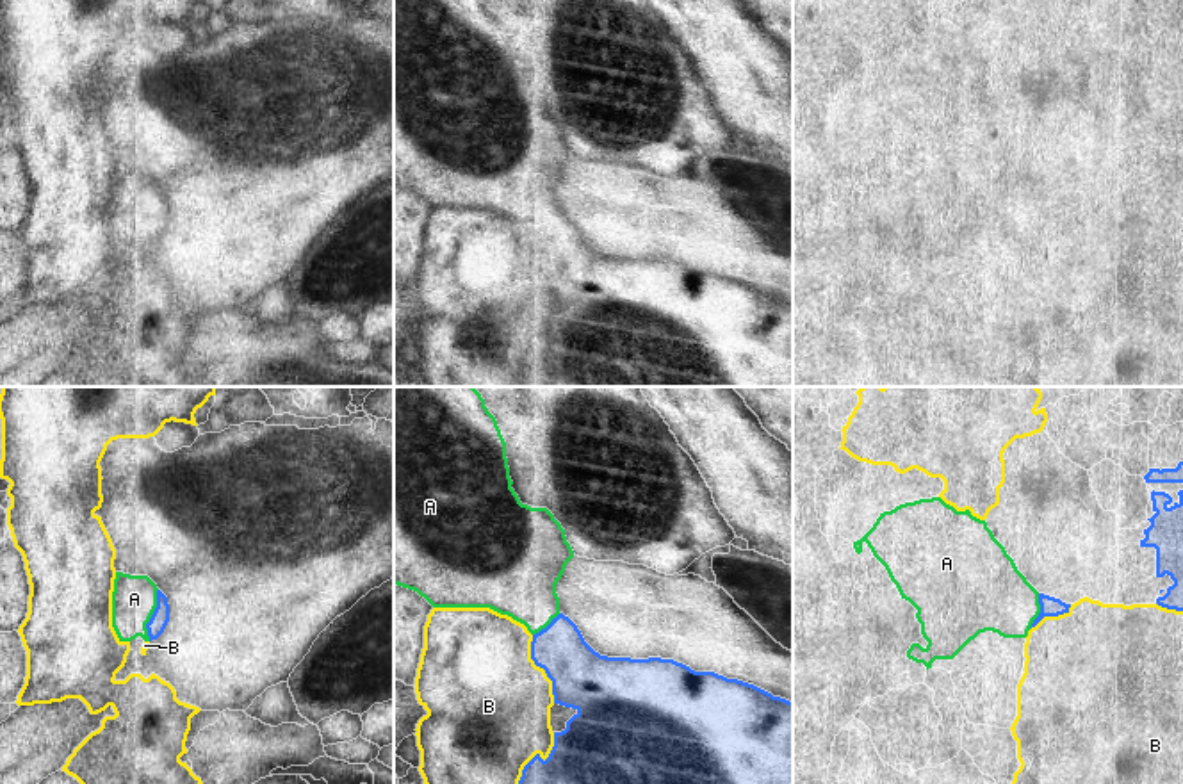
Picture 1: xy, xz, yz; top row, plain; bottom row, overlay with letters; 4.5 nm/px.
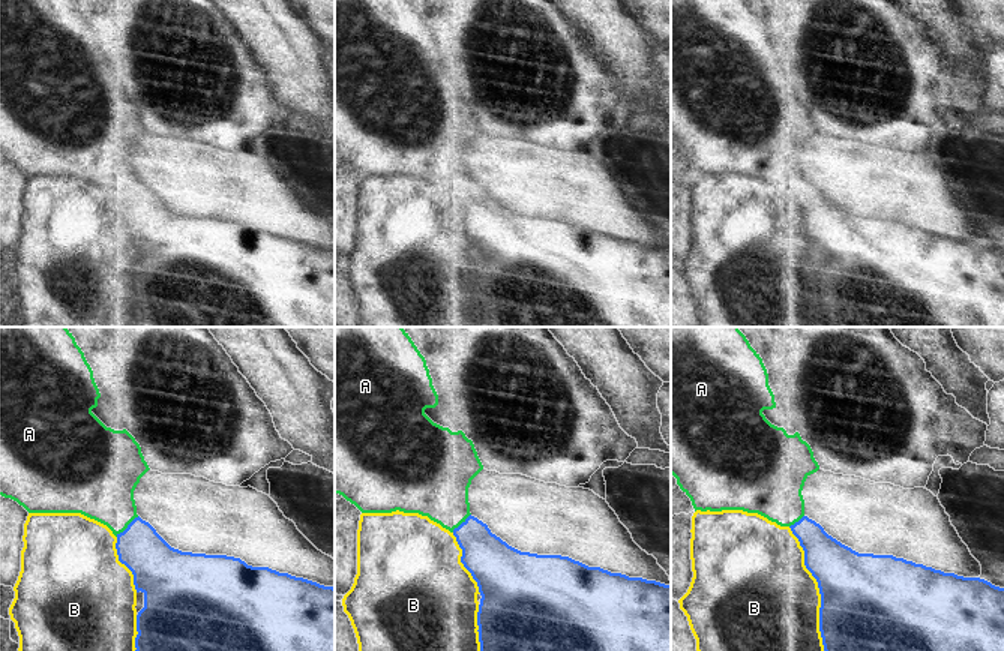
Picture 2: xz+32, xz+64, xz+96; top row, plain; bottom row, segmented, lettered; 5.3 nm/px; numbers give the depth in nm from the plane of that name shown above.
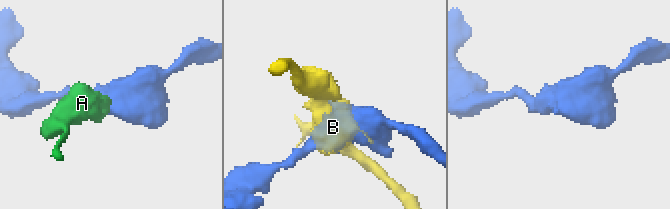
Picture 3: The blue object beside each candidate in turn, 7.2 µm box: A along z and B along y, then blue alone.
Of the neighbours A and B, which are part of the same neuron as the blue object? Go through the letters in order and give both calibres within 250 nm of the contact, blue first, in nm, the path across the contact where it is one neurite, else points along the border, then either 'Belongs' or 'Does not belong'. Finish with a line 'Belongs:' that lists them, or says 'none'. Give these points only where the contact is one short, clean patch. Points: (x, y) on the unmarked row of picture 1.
A: Thickness 80 nm (blue) against 200 nm. Path across: xy (161, 216), (152, 216), (134, 200). Belongs
B: Thickness 280 nm (blue) against 460 nm. Does not belong
Belongs: A.

